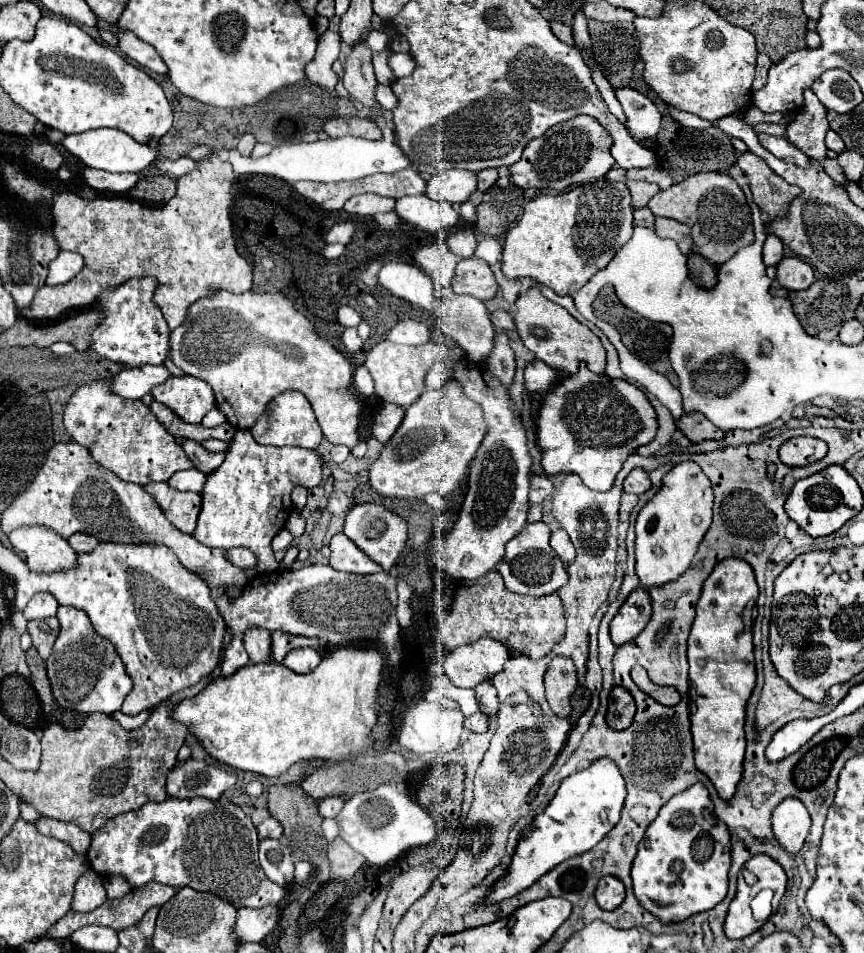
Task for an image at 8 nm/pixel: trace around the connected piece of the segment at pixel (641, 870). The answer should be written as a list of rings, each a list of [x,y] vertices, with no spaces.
[[[703,783],[691,785],[687,791],[673,795],[659,811],[657,819],[645,831],[645,839],[639,843],[639,851],[633,861],[631,879],[635,897],[651,915],[661,923],[679,923],[687,917],[715,907],[727,895],[727,871],[731,865],[731,839],[723,821],[713,815],[713,803]]]

